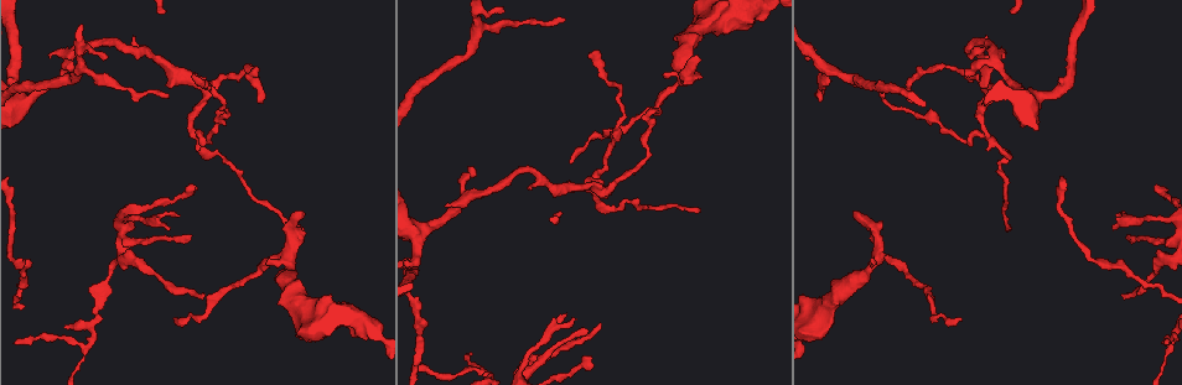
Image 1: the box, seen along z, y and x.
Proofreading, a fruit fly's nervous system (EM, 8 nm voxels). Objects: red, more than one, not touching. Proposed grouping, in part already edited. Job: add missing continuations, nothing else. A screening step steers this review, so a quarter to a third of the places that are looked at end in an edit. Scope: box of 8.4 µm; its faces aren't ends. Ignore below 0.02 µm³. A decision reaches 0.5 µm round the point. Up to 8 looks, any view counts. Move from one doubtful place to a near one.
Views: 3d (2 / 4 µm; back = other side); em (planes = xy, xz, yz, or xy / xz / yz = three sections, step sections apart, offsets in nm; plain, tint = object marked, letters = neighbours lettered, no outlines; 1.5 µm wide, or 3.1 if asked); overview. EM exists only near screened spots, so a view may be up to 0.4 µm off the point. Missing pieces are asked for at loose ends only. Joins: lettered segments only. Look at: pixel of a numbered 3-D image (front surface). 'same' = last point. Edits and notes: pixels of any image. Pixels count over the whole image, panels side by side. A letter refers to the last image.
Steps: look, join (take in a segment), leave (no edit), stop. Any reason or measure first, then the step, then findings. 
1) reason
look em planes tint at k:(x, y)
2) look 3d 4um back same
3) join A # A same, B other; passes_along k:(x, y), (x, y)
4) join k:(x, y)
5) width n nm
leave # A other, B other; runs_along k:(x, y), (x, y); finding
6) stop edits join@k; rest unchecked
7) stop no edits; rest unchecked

free end
look em xy step 4 tint at 1:(180, 214)

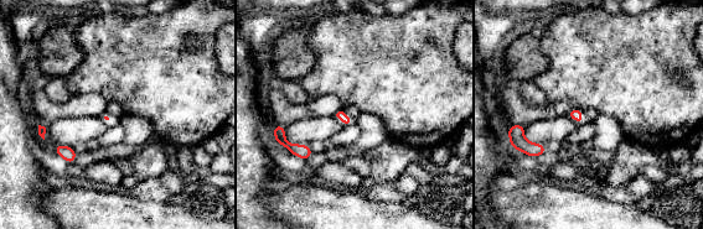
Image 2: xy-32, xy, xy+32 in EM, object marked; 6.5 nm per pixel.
cut it another way
look em planes letters same

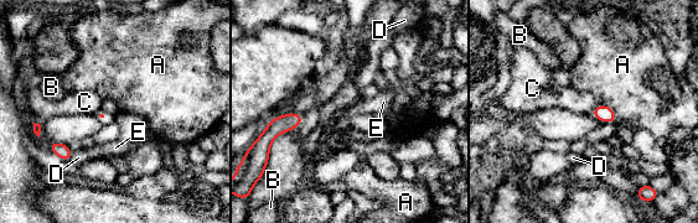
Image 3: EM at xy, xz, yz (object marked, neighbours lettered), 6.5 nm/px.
leave # A other, B other, C other, D other, E other; no lettered segment goes on from it

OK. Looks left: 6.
long arm stops here
look em xz step 4 tint at 1:(661, 113)

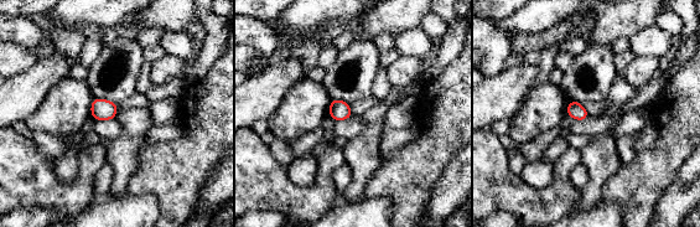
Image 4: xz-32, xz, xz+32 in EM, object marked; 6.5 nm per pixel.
look em planes letters same

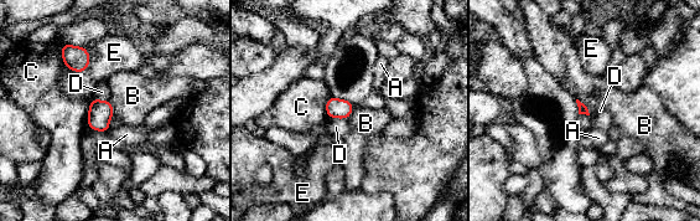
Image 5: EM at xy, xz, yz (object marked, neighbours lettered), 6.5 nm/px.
leave # A other, B other, C other, D other, E other; border 5:(576, 98), (586, 107), (590, 114); no lettered segment goes on from it

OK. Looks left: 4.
branch stops here
look em planes letters at 1:(589, 53)

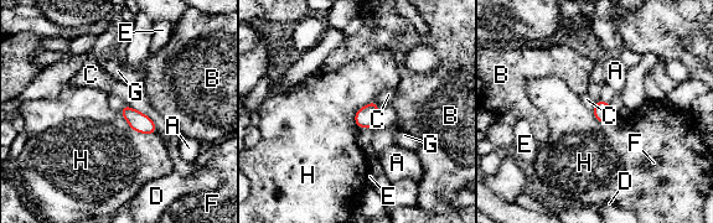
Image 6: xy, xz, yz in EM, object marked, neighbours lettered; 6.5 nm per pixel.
leave # A other, B other, C other, D other, E other, F other, G other, H other; border 6:(119, 110), (134, 130), (156, 133); none of them fits

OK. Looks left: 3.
free end
look em planes tint at 1:(698, 59)

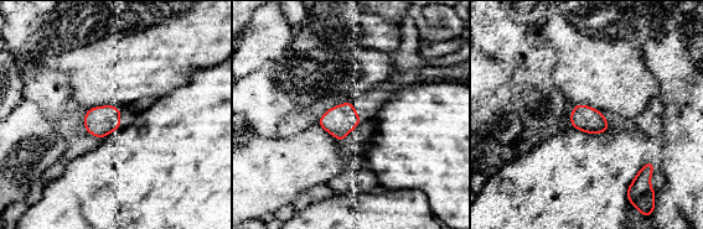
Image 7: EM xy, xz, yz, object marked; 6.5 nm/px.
look em planes letters same

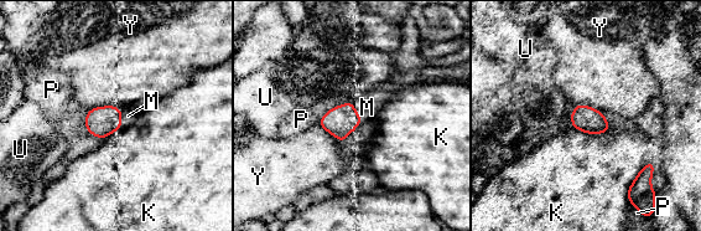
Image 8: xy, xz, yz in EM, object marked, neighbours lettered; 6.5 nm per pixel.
width 160 nm
join M # K other, M same, P other, U other, Y other; the neuron continues

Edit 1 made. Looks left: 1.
stop edits join@8; rest unchecked

